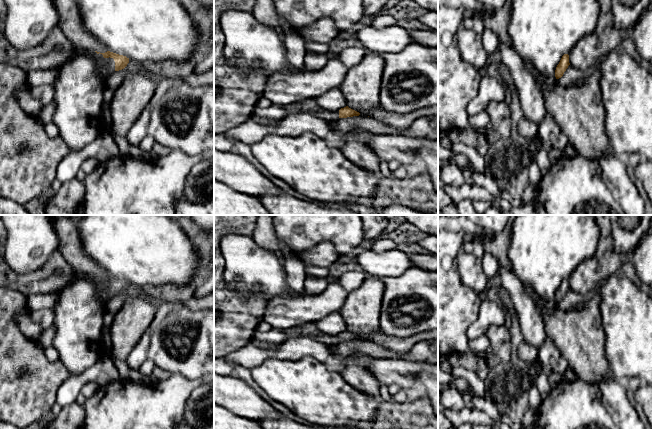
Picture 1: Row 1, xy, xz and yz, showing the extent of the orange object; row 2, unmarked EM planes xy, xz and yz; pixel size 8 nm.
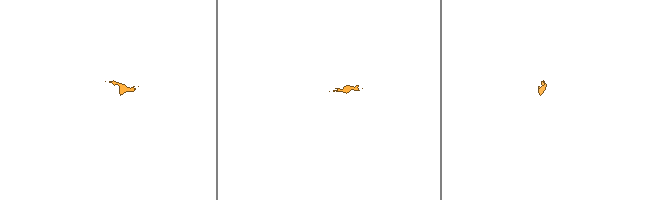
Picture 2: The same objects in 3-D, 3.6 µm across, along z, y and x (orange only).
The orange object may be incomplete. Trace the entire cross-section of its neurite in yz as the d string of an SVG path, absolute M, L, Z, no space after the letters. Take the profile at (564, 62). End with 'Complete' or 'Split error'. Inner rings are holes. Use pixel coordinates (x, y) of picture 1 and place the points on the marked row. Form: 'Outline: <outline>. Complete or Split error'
Outline: M564 54L555 70L556 79L559 79L563 76L564 72L566 71L569 65L569 55Z. Complete

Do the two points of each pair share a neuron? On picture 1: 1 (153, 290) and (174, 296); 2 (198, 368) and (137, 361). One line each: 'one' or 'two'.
1: one
2: one

